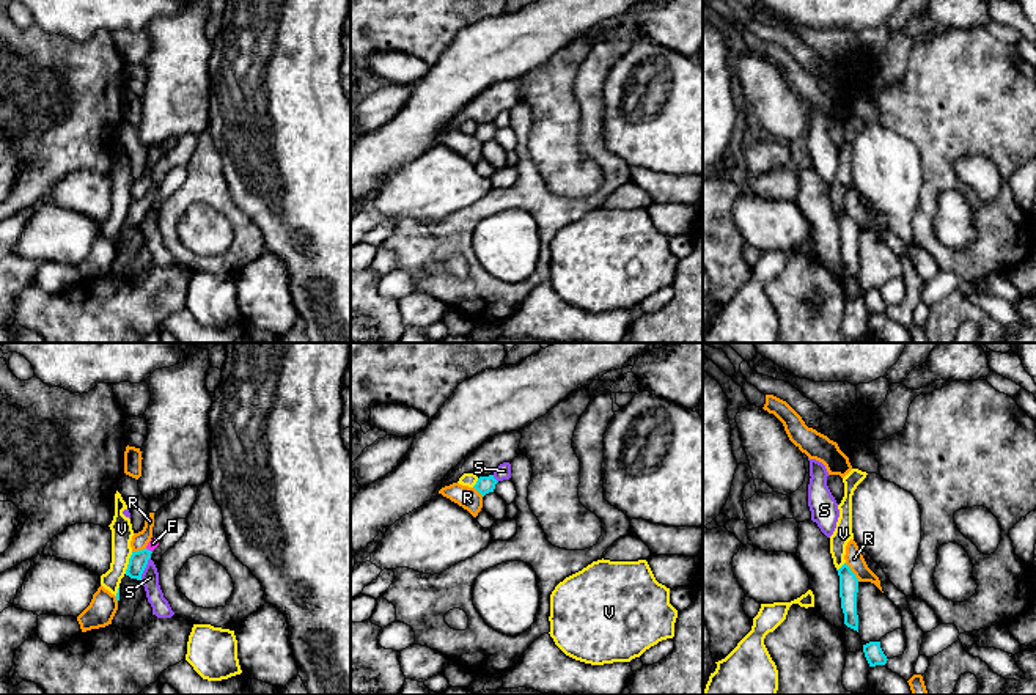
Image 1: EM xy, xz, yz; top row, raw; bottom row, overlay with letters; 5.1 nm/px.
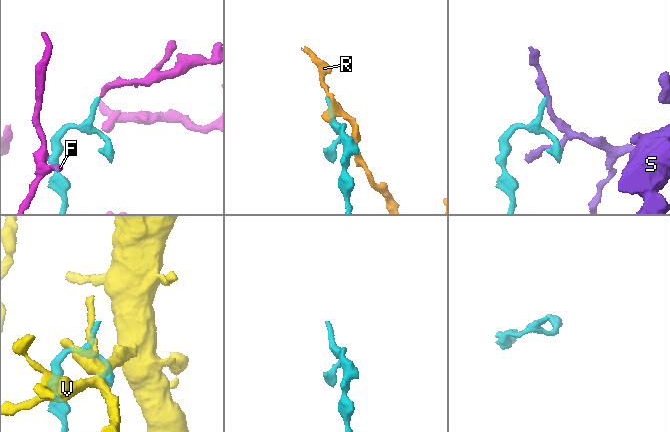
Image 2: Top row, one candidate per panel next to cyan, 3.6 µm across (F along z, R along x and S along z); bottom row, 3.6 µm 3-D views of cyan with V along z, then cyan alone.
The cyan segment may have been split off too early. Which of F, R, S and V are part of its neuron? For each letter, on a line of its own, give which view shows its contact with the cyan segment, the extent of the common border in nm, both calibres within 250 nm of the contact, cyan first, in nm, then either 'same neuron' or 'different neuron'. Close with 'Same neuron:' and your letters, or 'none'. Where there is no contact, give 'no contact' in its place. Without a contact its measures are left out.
F: xy | 40 nm | 90/50 nm | same neuron
R: yz | 120 nm | 100/90 nm | different neuron
S: xy | 130 nm | 90/90 nm | different neuron
V: xy | 120 nm | 90/110 nm | different neuron
Same neuron: F

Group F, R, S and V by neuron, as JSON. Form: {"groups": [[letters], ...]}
{"groups": [["F"], ["R"], ["S"], ["V"]]}

